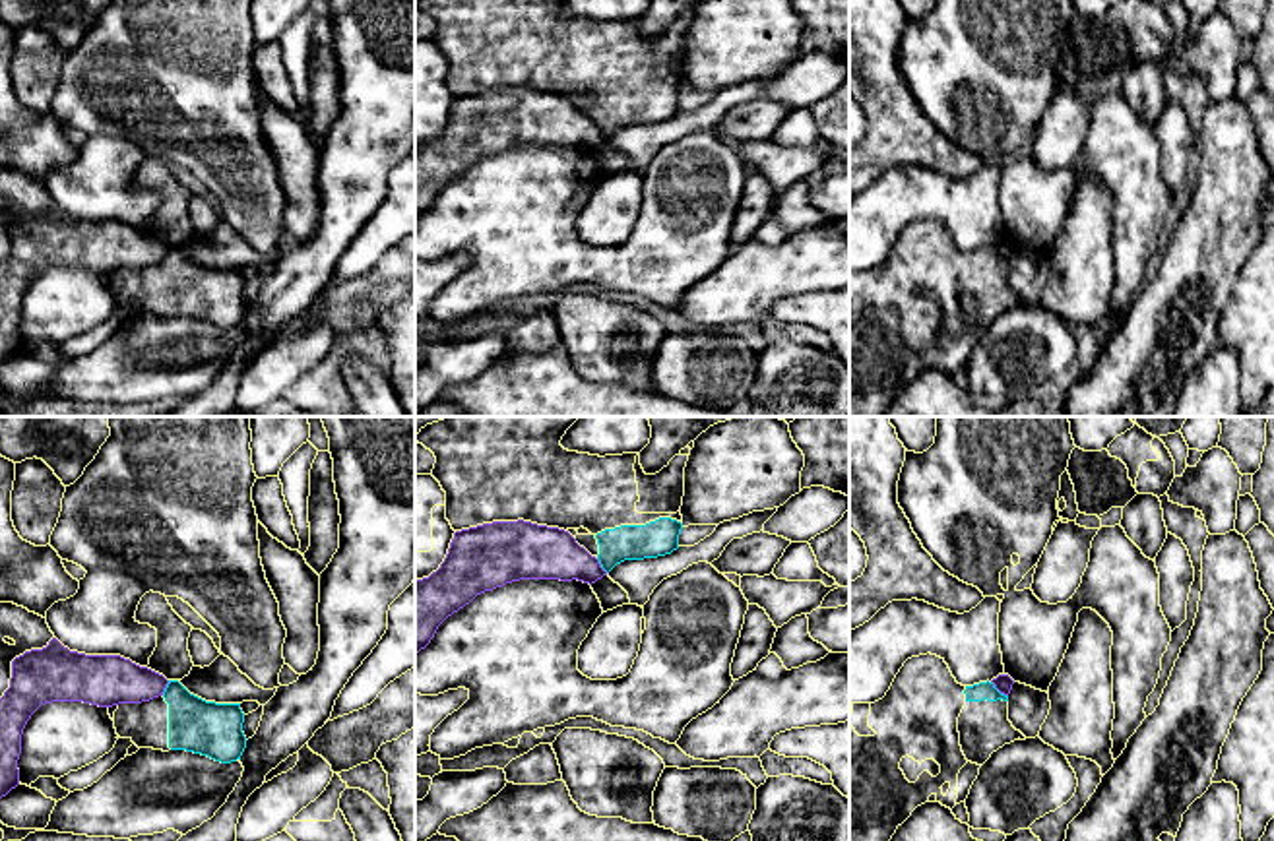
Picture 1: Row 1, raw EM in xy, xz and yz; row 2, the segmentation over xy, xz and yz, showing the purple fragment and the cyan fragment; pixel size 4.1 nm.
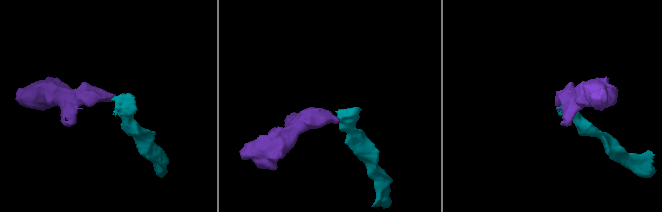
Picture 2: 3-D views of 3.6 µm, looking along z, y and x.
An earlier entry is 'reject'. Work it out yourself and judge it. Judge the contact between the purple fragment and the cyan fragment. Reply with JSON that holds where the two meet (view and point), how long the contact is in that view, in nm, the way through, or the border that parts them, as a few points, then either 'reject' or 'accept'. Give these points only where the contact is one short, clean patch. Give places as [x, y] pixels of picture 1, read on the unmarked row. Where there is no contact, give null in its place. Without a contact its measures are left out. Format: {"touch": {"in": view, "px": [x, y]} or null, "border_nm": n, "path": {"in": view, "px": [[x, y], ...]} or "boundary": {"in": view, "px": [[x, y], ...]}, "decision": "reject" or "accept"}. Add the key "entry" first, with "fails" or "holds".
{"entry": "holds", "touch": {"in": "yz", "px": [999, 256]}, "border_nm": 100, "boundary": {"in": "yz", "px": [[991, 247], [1007, 262]]}, "decision": "reject"}

